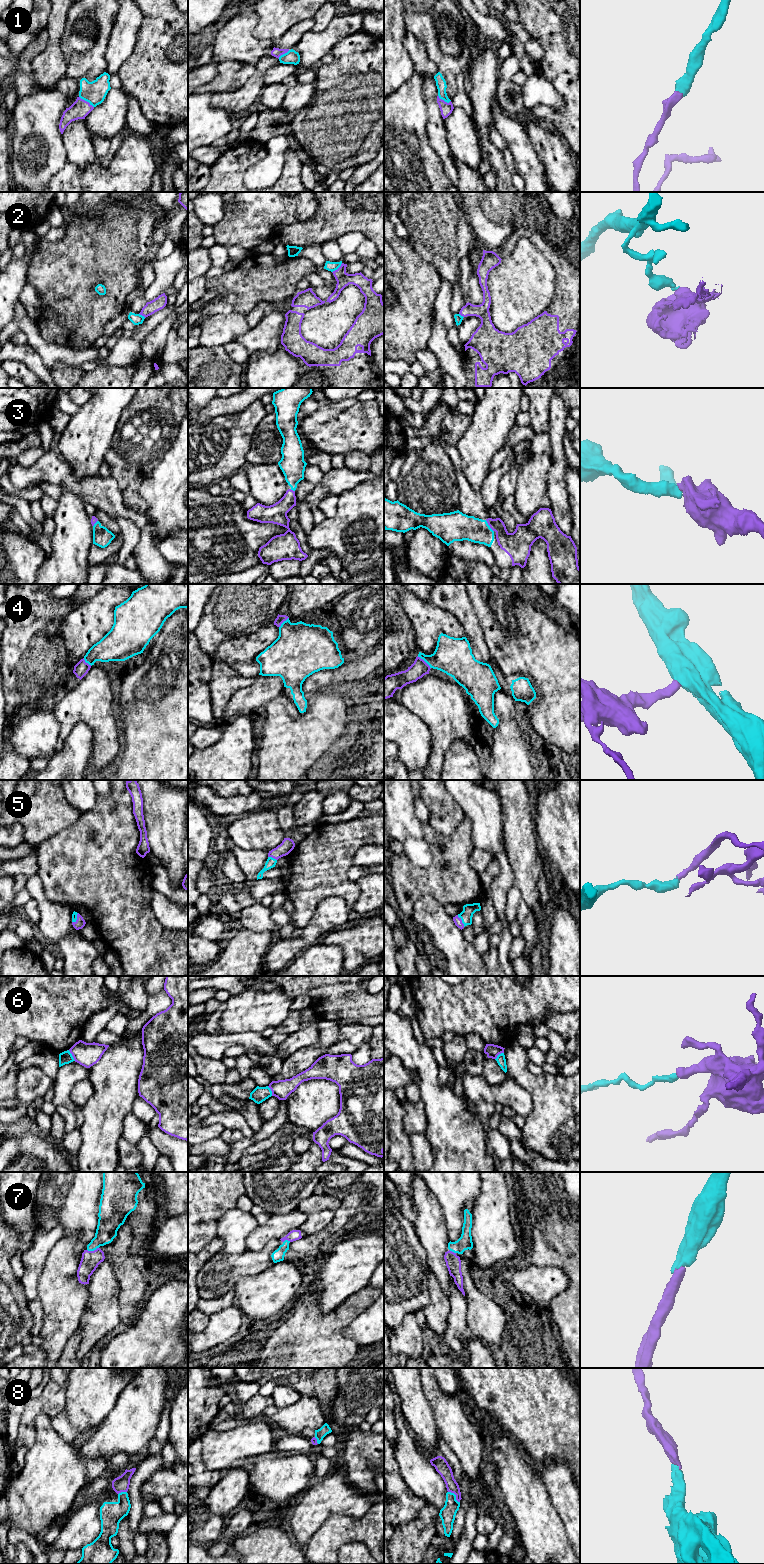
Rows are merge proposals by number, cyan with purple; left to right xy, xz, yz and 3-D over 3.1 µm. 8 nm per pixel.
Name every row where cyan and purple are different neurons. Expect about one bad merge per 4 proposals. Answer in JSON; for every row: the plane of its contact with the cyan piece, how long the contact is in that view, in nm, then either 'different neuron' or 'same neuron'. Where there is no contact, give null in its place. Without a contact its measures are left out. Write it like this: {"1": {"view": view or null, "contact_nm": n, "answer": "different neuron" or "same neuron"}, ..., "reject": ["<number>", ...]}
{"1": {"view": "xy", "contact_nm": 150, "answer": "same neuron"}, "2": {"view": "xz", "contact_nm": 120, "answer": "different neuron"}, "3": {"view": "yz", "contact_nm": 120, "answer": "same neuron"}, "4": {"view": "yz", "contact_nm": 150, "answer": "same neuron"}, "5": {"view": "yz", "contact_nm": 110, "answer": "same neuron"}, "6": {"view": "xy", "contact_nm": 110, "answer": "different neuron"}, "7": {"view": "xy", "contact_nm": 100, "answer": "same neuron"}, "8": {"view": "yz", "contact_nm": 130, "answer": "same neuron"}, "reject": ["2", "6"]}

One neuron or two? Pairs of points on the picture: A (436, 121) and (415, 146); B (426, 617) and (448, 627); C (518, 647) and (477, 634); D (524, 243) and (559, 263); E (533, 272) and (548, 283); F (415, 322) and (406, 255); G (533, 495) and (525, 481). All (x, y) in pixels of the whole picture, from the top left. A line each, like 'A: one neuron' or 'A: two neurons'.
A: two neurons
B: one neuron
C: two neurons
D: two neurons
E: one neuron
F: one neuron
G: one neuron

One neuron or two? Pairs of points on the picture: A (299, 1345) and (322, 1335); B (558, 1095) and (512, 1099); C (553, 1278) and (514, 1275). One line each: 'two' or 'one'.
A: one
B: two
C: one

